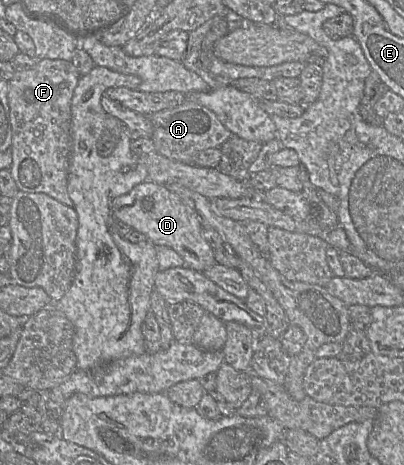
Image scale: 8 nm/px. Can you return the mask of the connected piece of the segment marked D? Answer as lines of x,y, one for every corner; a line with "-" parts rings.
151,181
140,183
127,194
114,200
113,215
116,220
146,235
155,246
168,246
175,250
183,258
184,267
203,273
217,264
214,249
203,238
203,226
194,212
163,185

